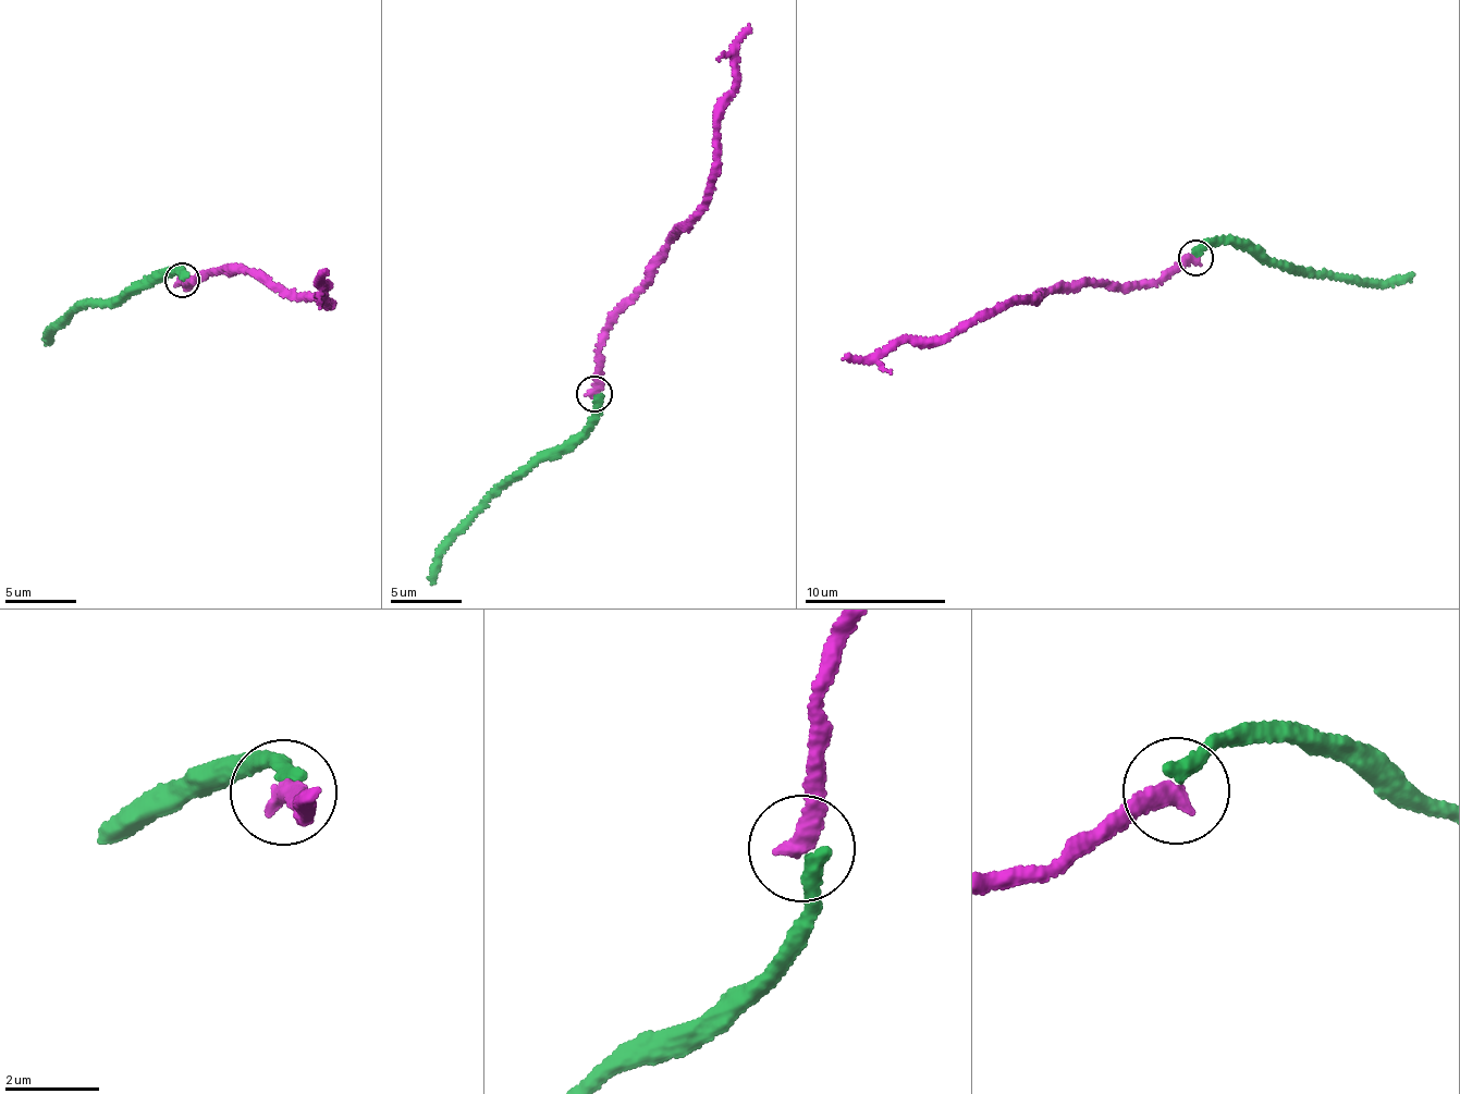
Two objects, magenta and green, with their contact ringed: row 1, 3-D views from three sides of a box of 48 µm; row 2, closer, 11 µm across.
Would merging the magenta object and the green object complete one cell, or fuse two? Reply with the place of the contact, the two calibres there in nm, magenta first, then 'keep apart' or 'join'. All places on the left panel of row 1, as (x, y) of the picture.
place (182, 280); calibres 400 and 320 nm; join

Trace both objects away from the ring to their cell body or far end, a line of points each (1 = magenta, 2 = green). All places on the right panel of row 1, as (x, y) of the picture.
1: (1197, 258), (1155, 281), (1119, 287), (1083, 280), (1053, 286), (941, 337), (909, 339), (862, 358), (843, 359)
2: (1197, 255), (1229, 242), (1263, 263), (1288, 265), (1299, 274), (1362, 284), (1399, 281), (1413, 274)

